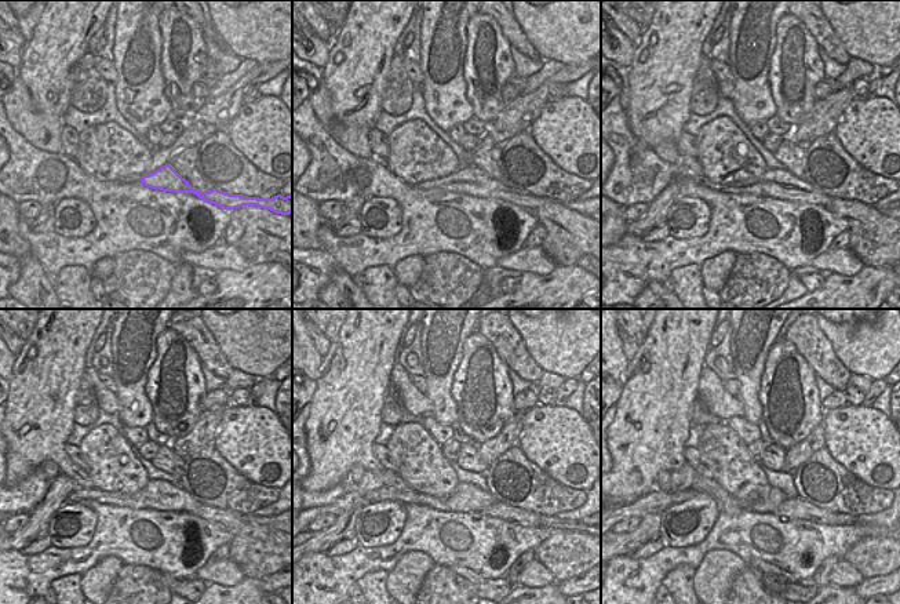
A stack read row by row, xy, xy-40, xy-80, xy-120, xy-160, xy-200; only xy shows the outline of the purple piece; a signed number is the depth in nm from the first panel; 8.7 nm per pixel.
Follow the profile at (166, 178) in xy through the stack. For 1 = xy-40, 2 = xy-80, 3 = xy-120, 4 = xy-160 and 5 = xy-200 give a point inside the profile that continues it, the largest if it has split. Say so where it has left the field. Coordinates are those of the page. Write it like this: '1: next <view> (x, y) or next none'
1: next xy-40 (469, 179)
2: next xy-80 (778, 184)
3: next xy-120 (160, 495)
4: next xy-160 (467, 498)
5: next xy-200 (659, 501)

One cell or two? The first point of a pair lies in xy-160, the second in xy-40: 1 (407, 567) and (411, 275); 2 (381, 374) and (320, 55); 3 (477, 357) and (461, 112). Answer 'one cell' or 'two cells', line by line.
1: one cell
2: two cells
3: two cells

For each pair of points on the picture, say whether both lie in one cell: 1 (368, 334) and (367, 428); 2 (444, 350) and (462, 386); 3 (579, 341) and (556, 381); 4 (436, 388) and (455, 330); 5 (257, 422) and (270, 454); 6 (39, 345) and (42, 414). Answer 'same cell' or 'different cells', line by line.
1: same cell
2: different cells
3: different cells
4: same cell
5: same cell
6: same cell

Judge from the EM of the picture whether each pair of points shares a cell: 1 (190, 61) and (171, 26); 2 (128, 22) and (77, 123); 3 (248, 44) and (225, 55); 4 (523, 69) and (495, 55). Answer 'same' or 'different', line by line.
1: same
2: different
3: different
4: different

